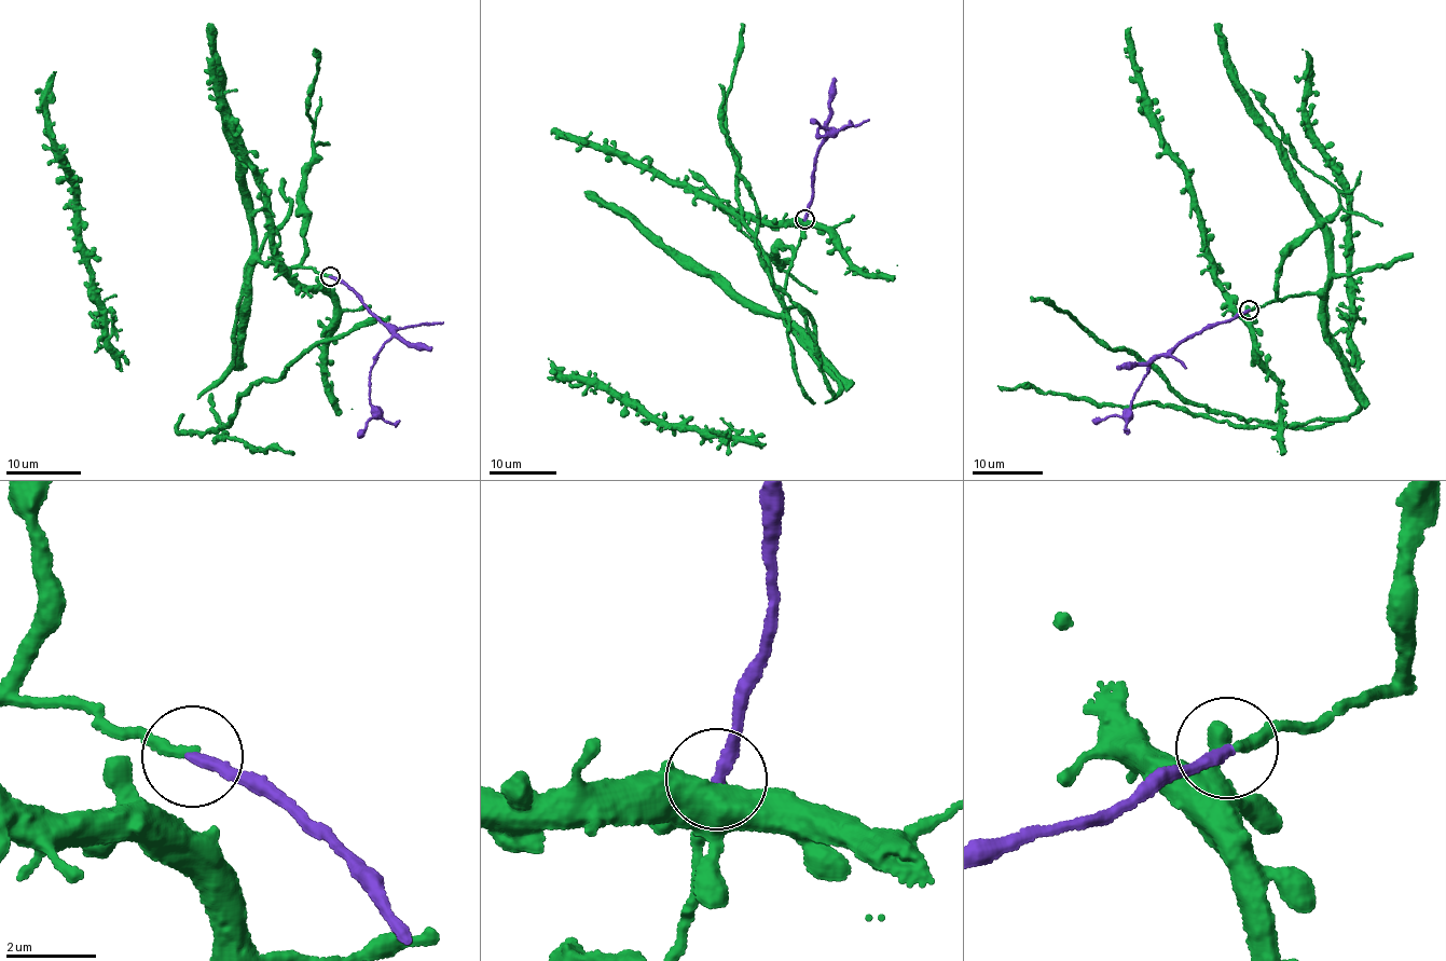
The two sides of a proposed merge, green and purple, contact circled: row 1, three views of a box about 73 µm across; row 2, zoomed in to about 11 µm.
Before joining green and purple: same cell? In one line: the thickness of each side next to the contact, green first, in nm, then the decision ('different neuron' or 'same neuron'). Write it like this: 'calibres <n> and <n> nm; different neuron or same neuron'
calibres 240 and 280 nm; same neuron

